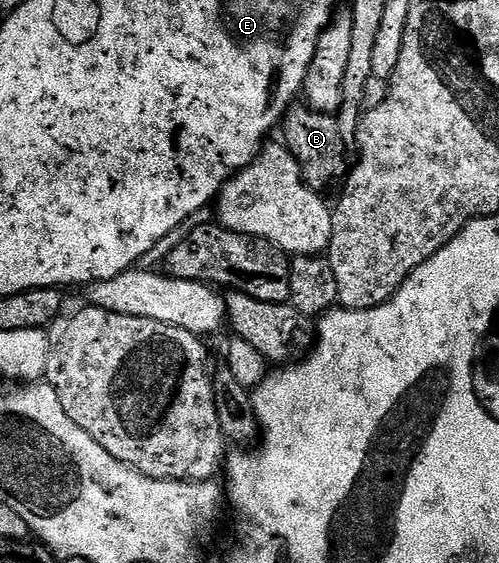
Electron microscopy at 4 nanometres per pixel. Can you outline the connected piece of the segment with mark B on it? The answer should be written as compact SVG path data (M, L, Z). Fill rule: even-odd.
M294 104L289 107L283 119L285 138L283 145L295 156L299 164L299 172L303 180L311 189L325 192L328 186L333 186L342 181L351 169L351 161L345 155L346 143L341 140L339 124L336 117L324 114L318 110L310 110L308 105Z

